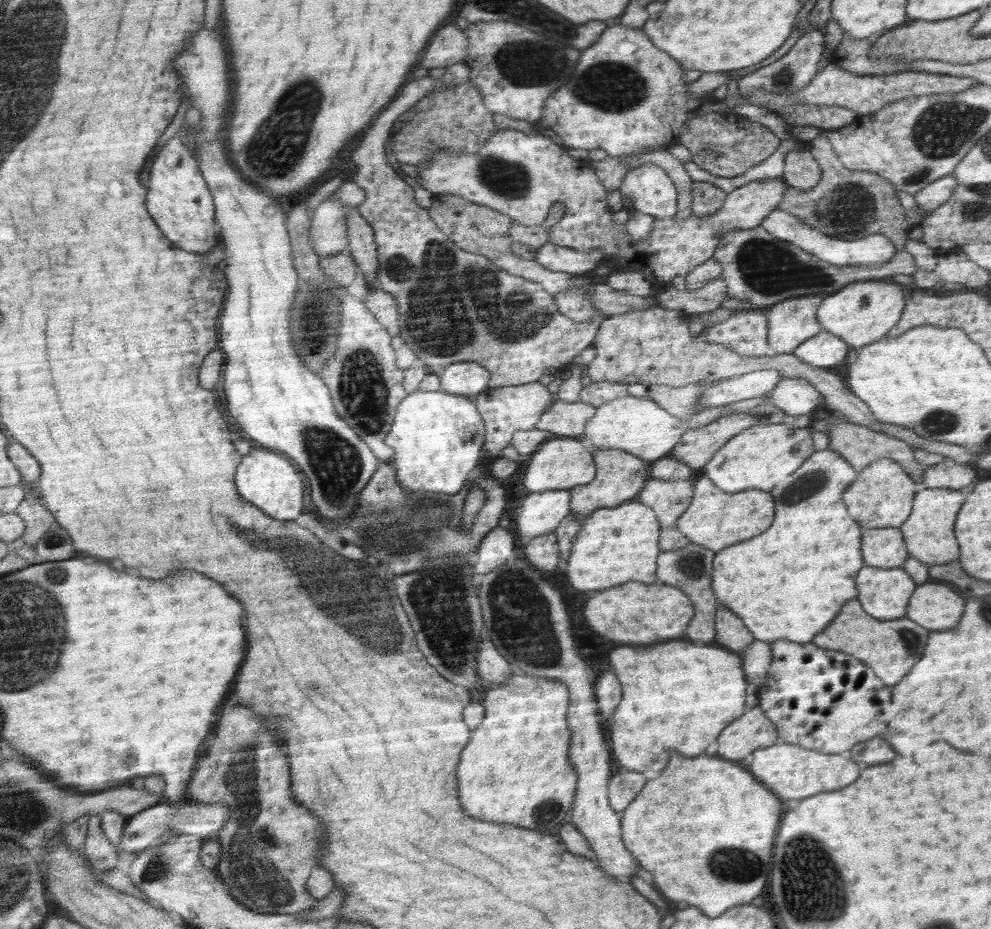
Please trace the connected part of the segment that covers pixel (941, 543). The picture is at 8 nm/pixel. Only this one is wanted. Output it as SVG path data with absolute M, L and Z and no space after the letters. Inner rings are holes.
M974 482L961 490L945 488L918 489L913 498L913 507L908 518L900 526L910 557L917 558L927 565L941 565L952 562L960 556L958 542L954 538L955 520L960 506L974 488Z

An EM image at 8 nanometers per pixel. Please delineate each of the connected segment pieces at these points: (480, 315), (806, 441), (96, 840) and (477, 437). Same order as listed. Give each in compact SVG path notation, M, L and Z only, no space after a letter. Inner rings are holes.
M458 63L448 66L438 79L427 76L405 84L400 94L367 127L358 147L354 148L351 157L358 171L352 180L366 194L358 209L374 230L379 262L375 288L395 296L399 310L399 337L424 364L438 370L454 363L480 363L491 372L490 389L497 389L536 382L552 368L558 372L568 370L575 356L594 343L606 314L599 312L587 322L575 322L559 311L554 295L543 285L509 273L483 255L458 248L435 223L430 210L414 200L412 186L390 167L384 147L398 116L434 89L456 86L468 80L469 68L464 63Z
M782 424L755 425L720 447L711 462L702 467L702 474L724 492L734 493L750 488L769 492L798 470L813 453L810 428L794 429Z
M90 816L85 840L86 858L96 872L106 872L123 858L100 828L100 816Z
M417 390L404 400L404 408L396 416L396 428L392 428L392 440L388 440L396 450L390 464L399 470L398 480L409 492L456 494L484 457L486 434L487 424L473 397Z

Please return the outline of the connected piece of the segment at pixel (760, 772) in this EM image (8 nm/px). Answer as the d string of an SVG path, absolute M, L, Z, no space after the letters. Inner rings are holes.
M776 742L772 746L759 749L752 753L753 761L750 764L752 772L762 784L778 794L782 800L790 798L808 798L822 792L840 790L852 784L861 773L859 764L850 759L847 753L824 754L814 749L808 750L797 744Z

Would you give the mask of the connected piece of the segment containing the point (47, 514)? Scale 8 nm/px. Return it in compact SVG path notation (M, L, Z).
M28 487L24 500L15 510L26 521L26 531L21 540L31 545L36 544L56 524L53 514L47 509L40 495Z

